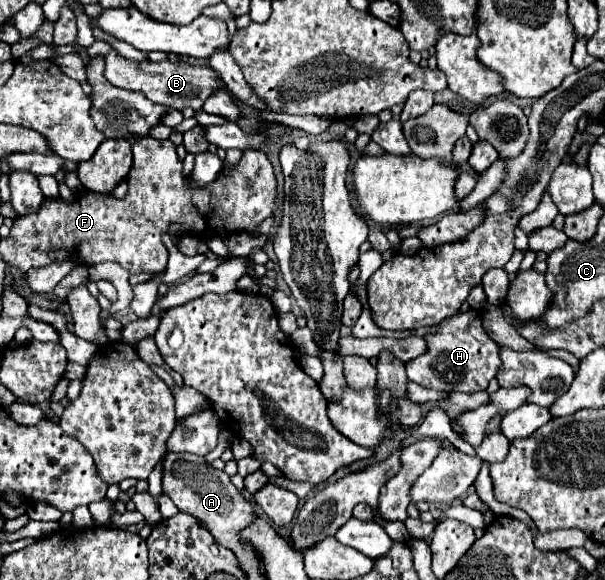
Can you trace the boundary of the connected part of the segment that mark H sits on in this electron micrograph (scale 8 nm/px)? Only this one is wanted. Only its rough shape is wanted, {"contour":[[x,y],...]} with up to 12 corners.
{"contour":[[473,309],[441,321],[409,381],[485,391],[499,345]]}

